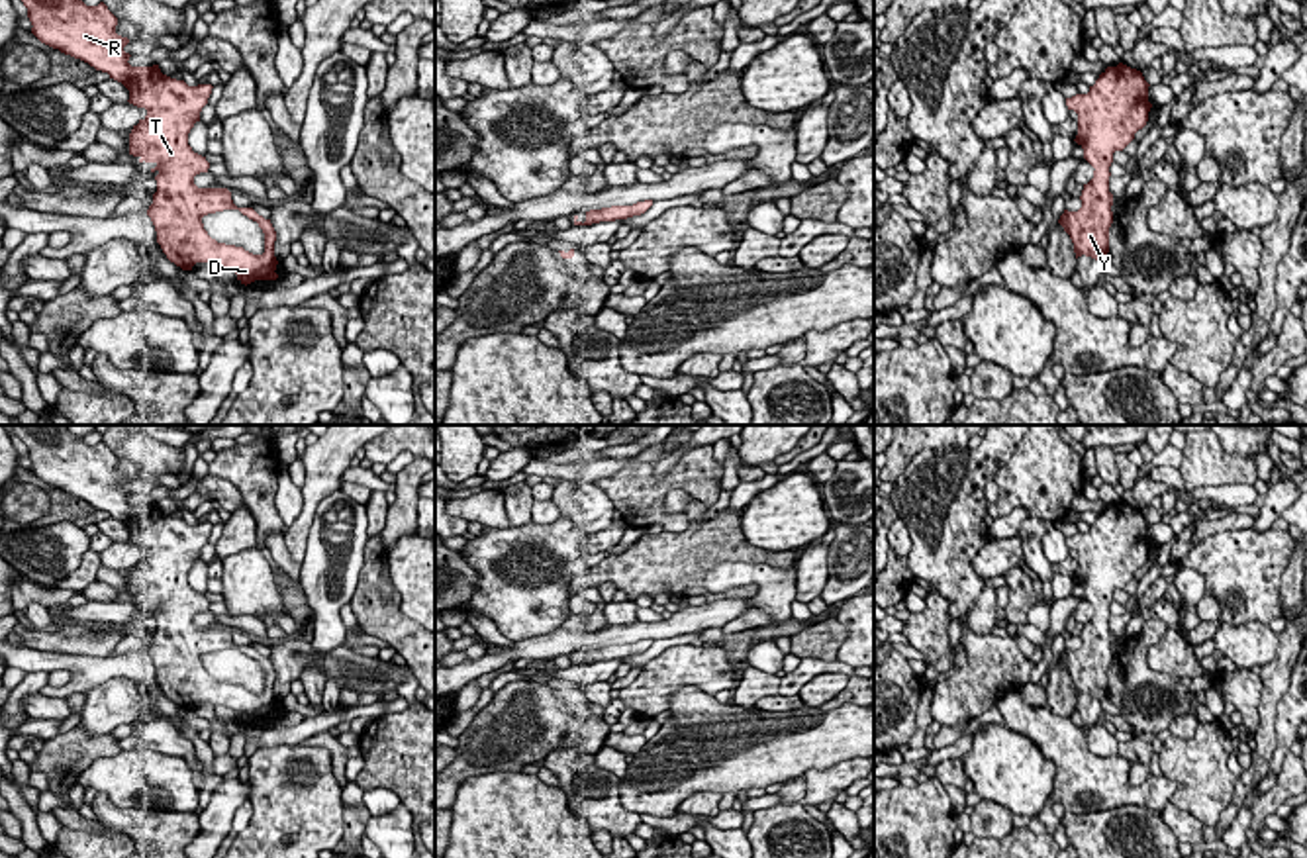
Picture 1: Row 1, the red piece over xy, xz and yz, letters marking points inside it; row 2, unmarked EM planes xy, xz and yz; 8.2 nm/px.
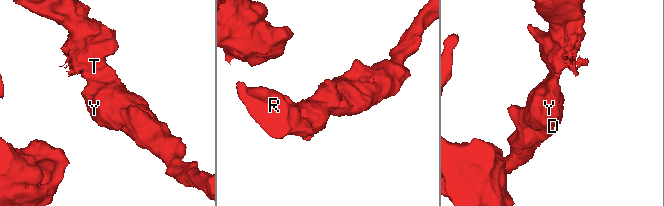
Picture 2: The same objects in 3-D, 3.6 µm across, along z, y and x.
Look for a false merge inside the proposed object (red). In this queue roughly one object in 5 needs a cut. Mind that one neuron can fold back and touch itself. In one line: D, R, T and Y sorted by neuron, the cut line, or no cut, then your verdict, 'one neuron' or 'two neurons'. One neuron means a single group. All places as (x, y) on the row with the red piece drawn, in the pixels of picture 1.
D R T Y; no cut; one neuron

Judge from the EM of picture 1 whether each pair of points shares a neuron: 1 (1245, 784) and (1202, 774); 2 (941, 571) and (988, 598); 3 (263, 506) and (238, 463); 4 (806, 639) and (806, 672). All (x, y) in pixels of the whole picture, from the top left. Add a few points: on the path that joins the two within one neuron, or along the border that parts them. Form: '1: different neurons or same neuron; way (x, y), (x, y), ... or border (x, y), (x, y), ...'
1: different neurons; border (1239, 776), (1231, 802)
2: different neurons; border (984, 586), (968, 616), (968, 627), (978, 635)
3: same neuron; way (257, 496), (255, 480), (247, 473)
4: different neurons; border (802, 657), (837, 659)

